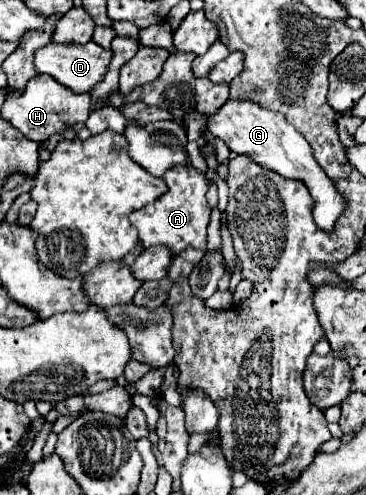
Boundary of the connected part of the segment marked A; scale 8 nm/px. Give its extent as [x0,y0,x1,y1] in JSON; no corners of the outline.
[130,164,210,254]

